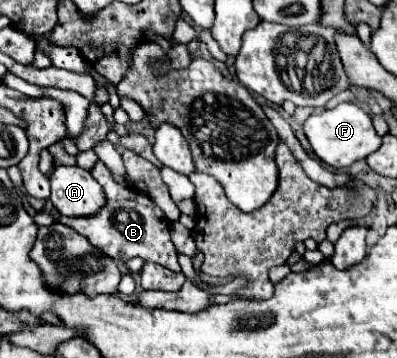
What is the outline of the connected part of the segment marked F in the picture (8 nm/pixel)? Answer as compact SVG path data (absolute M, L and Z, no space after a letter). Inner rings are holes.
M340 103L330 111L320 111L308 117L304 123L304 133L320 161L334 169L342 169L352 165L354 161L366 159L370 153L380 149L380 135L374 131L372 119L368 113L356 103Z

